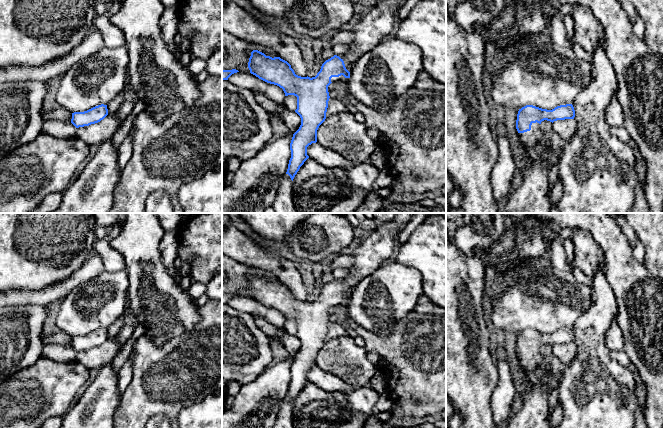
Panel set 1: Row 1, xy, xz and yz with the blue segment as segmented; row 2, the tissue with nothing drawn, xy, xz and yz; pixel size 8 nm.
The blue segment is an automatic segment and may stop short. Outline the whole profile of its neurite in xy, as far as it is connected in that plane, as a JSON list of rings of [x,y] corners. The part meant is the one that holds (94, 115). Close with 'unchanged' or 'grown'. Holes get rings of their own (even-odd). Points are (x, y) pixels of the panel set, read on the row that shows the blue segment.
[[[101,104],[84,112],[72,113],[71,123],[76,127],[89,126],[103,120],[108,115],[107,105]]]; unchanged

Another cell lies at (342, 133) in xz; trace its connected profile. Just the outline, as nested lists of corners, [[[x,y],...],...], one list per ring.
[[[341,112],[326,118],[317,130],[317,143],[357,163],[368,162],[378,145],[368,136],[366,125],[358,122],[349,112]]]

